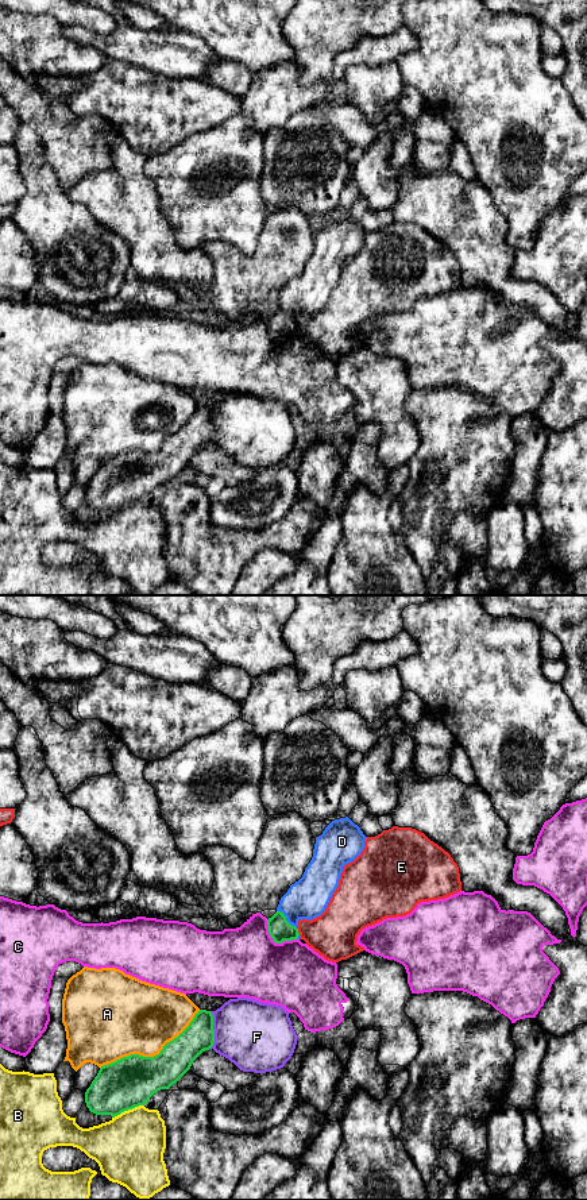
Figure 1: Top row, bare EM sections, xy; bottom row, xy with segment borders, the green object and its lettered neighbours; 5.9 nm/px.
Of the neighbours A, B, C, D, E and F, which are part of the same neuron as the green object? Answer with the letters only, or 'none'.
D

